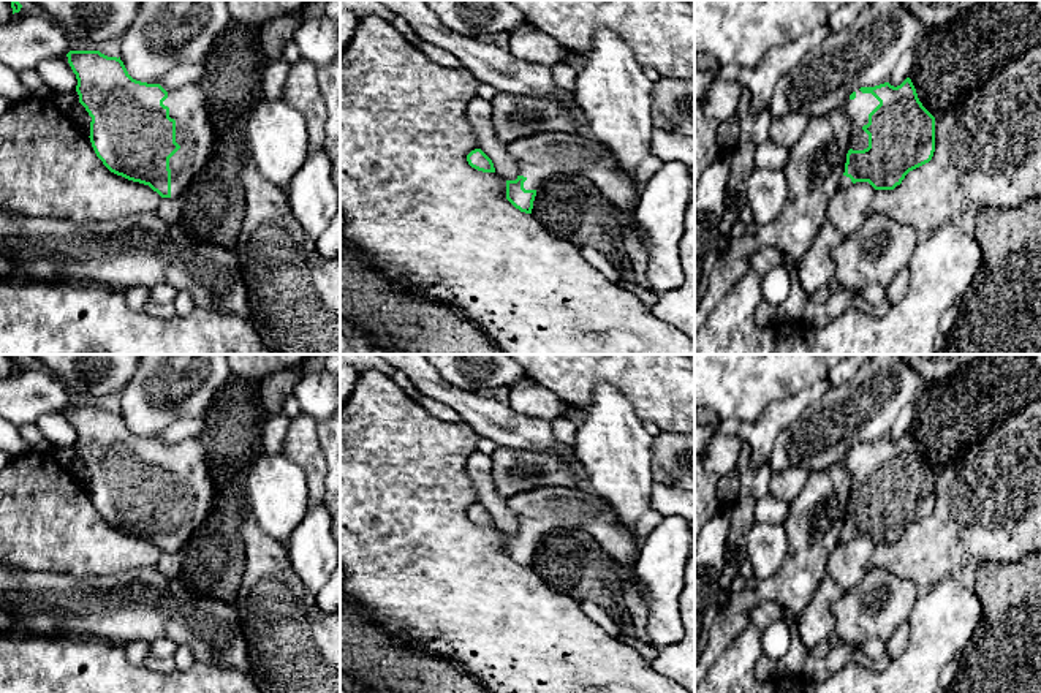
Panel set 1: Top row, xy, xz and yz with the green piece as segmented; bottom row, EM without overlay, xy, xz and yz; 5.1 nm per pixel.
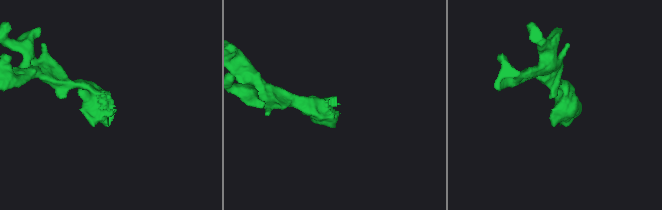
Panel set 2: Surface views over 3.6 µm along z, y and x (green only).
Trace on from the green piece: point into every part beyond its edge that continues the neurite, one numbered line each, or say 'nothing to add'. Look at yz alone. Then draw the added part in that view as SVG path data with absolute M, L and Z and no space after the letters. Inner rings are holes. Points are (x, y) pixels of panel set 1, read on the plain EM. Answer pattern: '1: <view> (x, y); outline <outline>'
1: yz (859, 462); outline M856 445L854 454L846 454L843 464L848 467L853 486L850 503L864 505L869 502L869 489L862 484L869 478L869 468L880 459L880 456L872 448L862 448Z

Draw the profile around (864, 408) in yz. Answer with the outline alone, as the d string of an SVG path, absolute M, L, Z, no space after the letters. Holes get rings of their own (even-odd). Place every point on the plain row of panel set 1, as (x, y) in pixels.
M872 354L850 381L829 388L782 429L769 456L770 467L783 471L804 465L816 471L842 464L857 443L888 437L900 410L916 403L922 386L919 373L900 354Z

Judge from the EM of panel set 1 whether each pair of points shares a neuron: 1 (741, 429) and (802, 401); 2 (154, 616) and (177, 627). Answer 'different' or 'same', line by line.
1: same
2: same

